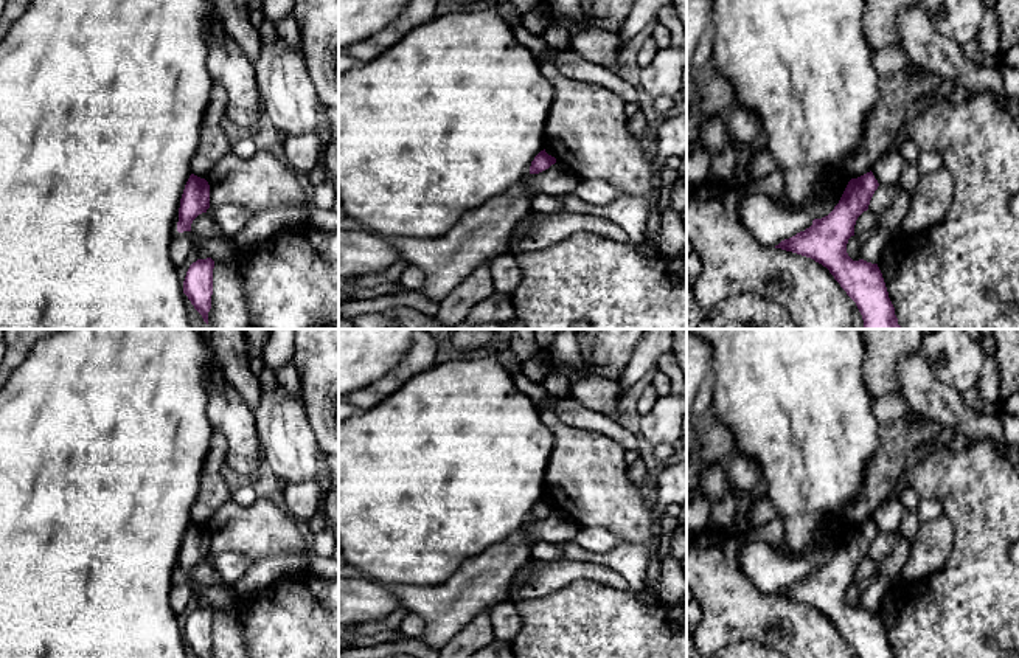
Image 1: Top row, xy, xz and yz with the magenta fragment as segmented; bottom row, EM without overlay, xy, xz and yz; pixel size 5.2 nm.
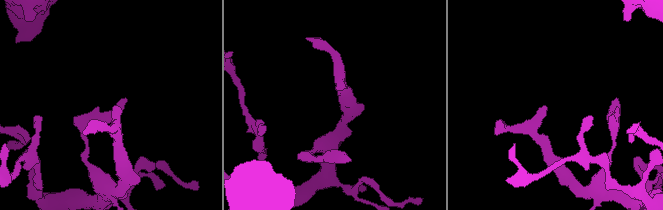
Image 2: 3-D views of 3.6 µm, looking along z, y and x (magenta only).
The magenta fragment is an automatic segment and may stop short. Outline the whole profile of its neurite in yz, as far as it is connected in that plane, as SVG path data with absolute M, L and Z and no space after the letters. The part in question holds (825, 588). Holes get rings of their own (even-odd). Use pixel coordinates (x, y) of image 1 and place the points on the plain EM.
M871 518L851 526L828 563L814 566L809 576L775 593L826 615L859 658L895 658L878 611L853 608L847 601L856 568L868 557L878 534Z

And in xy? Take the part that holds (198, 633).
M207 605L193 610L186 619L183 641L188 644L196 658L211 656L213 616L214 608Z

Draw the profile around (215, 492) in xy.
M214 431L202 467L200 489L191 507L191 521L200 526L230 501L231 490L222 475L227 452L227 441Z

